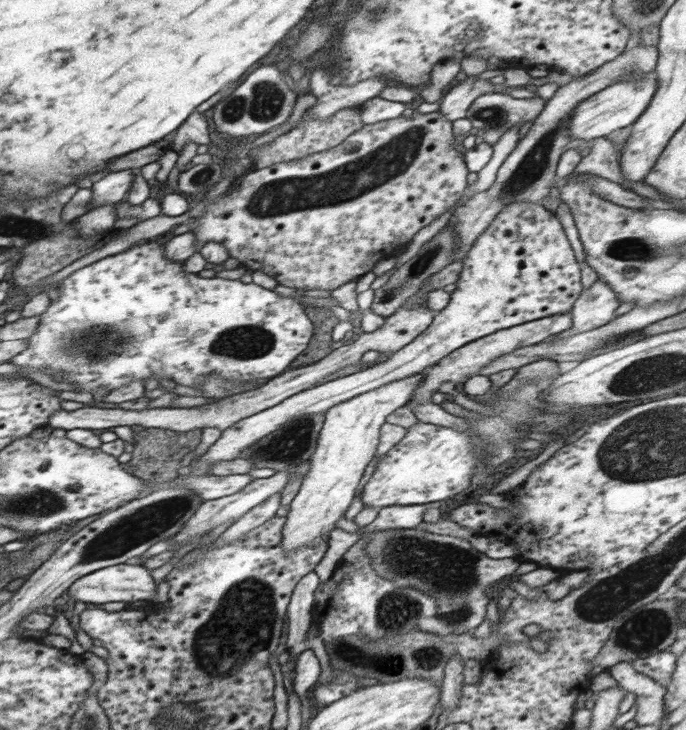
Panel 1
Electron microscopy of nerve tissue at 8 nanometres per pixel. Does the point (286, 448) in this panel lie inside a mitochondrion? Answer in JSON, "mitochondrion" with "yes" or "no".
{"mitochondrion":"yes"}

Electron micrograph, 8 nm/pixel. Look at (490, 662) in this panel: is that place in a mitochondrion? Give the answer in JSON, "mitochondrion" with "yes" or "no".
{"mitochondrion":"no"}

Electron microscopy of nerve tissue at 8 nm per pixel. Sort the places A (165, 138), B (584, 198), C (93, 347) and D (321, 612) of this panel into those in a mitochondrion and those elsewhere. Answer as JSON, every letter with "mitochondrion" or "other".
{"A":"other","B":"other","C":"mitochondrion","D":"other"}

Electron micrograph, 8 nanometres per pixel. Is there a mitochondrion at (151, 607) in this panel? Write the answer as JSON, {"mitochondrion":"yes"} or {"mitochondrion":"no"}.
{"mitochondrion":"no"}

